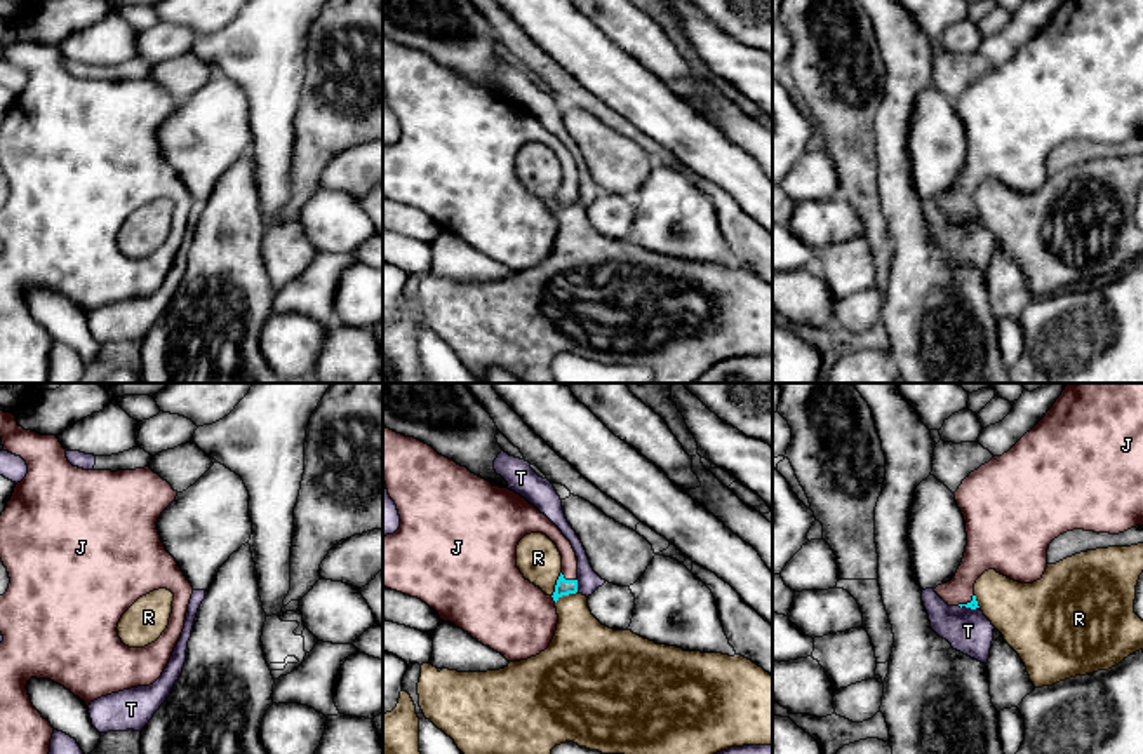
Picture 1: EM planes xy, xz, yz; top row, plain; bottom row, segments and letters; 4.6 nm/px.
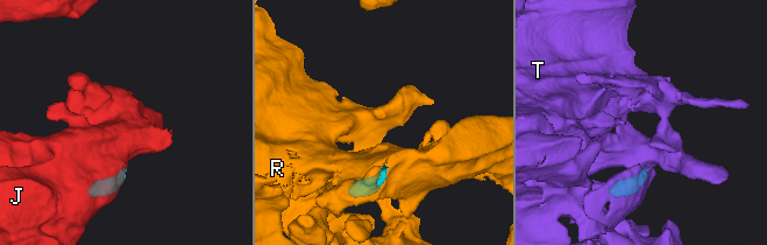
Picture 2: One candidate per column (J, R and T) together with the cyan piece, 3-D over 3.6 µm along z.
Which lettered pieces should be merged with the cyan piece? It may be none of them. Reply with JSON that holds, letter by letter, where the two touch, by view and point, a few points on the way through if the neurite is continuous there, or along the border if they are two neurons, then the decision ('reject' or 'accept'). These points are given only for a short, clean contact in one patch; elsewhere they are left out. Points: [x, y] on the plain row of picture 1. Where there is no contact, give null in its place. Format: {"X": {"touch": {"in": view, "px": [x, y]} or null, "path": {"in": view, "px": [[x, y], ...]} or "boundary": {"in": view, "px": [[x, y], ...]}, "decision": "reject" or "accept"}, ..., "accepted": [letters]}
{"J": {"touch": {"in": "xz", "px": [569, 190]}, "decision": "accept"}, "R": {"touch": {"in": "xz", "px": [557, 194]}, "decision": "reject"}, "T": {"touch": {"in": "xz", "px": [576, 195]}, "boundary": {"in": "xz", "px": [[576, 190], [578, 201]]}, "decision": "reject"}, "accepted": ["J"]}

